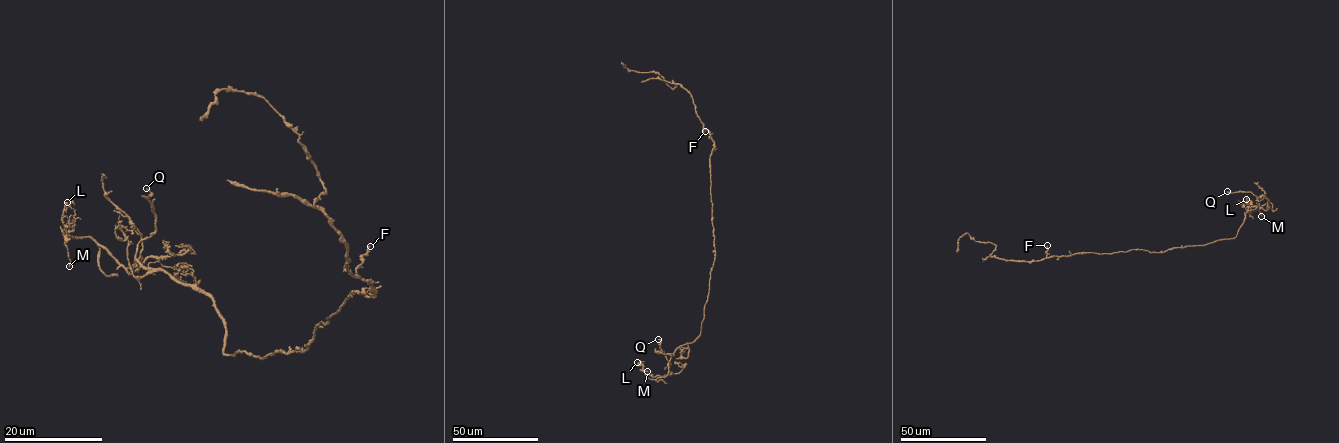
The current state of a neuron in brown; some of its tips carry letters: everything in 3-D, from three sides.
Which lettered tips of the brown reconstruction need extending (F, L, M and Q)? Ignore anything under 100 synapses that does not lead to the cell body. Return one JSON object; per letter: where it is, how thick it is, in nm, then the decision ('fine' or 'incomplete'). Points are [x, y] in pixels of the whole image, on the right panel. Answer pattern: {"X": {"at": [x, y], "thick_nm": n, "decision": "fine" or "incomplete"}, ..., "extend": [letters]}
{"F": {"at": [1047, 245], "thick_nm": 200, "decision": "fine"}, "L": {"at": [1246, 199], "thick_nm": 200, "decision": "fine"}, "M": {"at": [1261, 216], "thick_nm": 160, "decision": "fine"}, "Q": {"at": [1227, 191], "thick_nm": 180, "decision": "fine"}, "extend": []}

